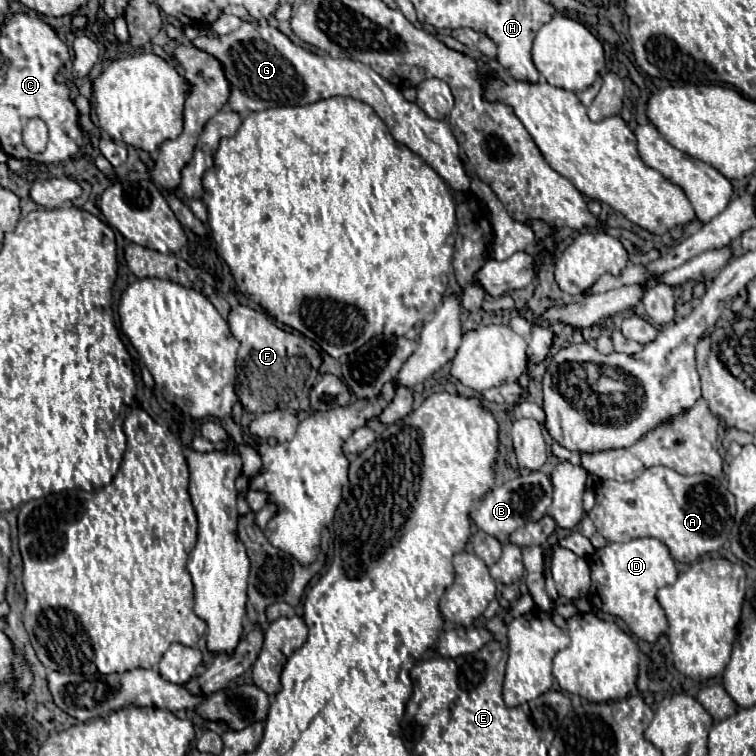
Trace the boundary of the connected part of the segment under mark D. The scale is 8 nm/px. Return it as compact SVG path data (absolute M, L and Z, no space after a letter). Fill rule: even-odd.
M635 538L623 544L607 544L589 556L589 570L589 600L595 608L619 616L637 638L647 642L655 642L667 630L667 616L655 594L659 588L675 582L677 568L663 542L657 538Z

